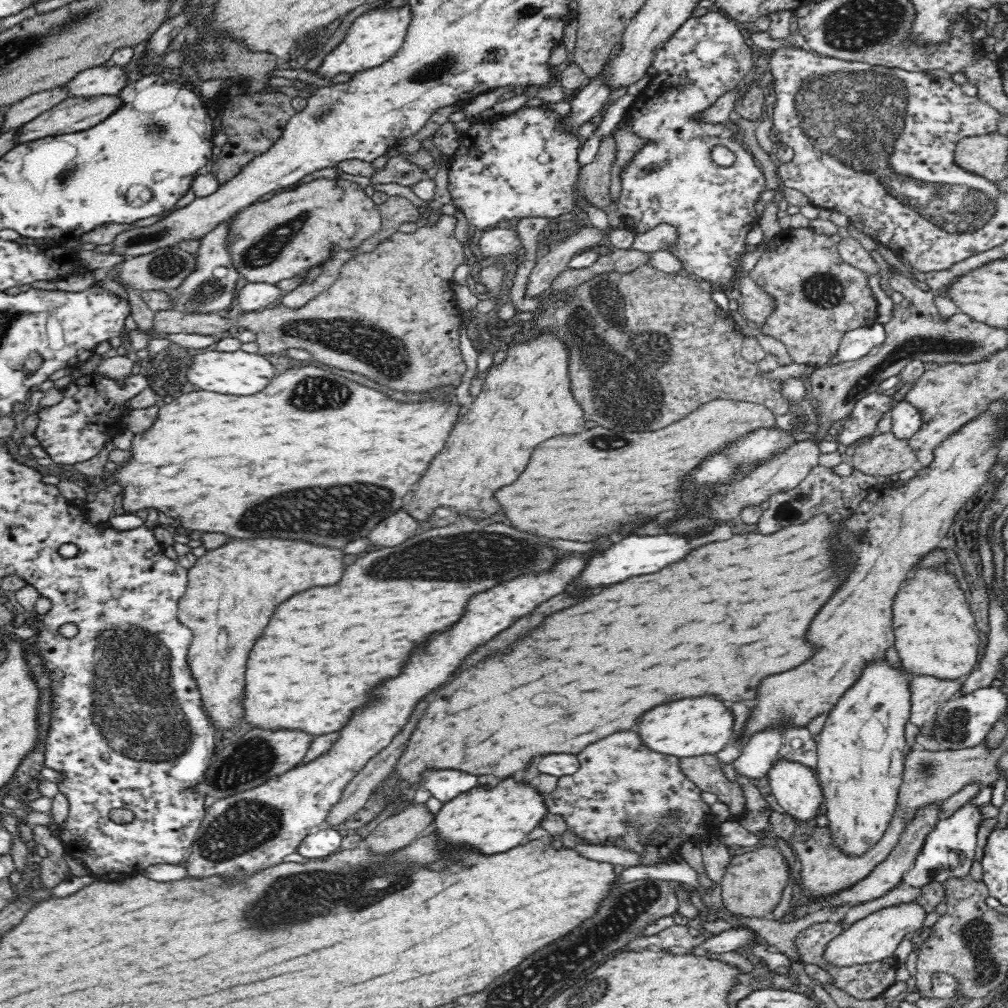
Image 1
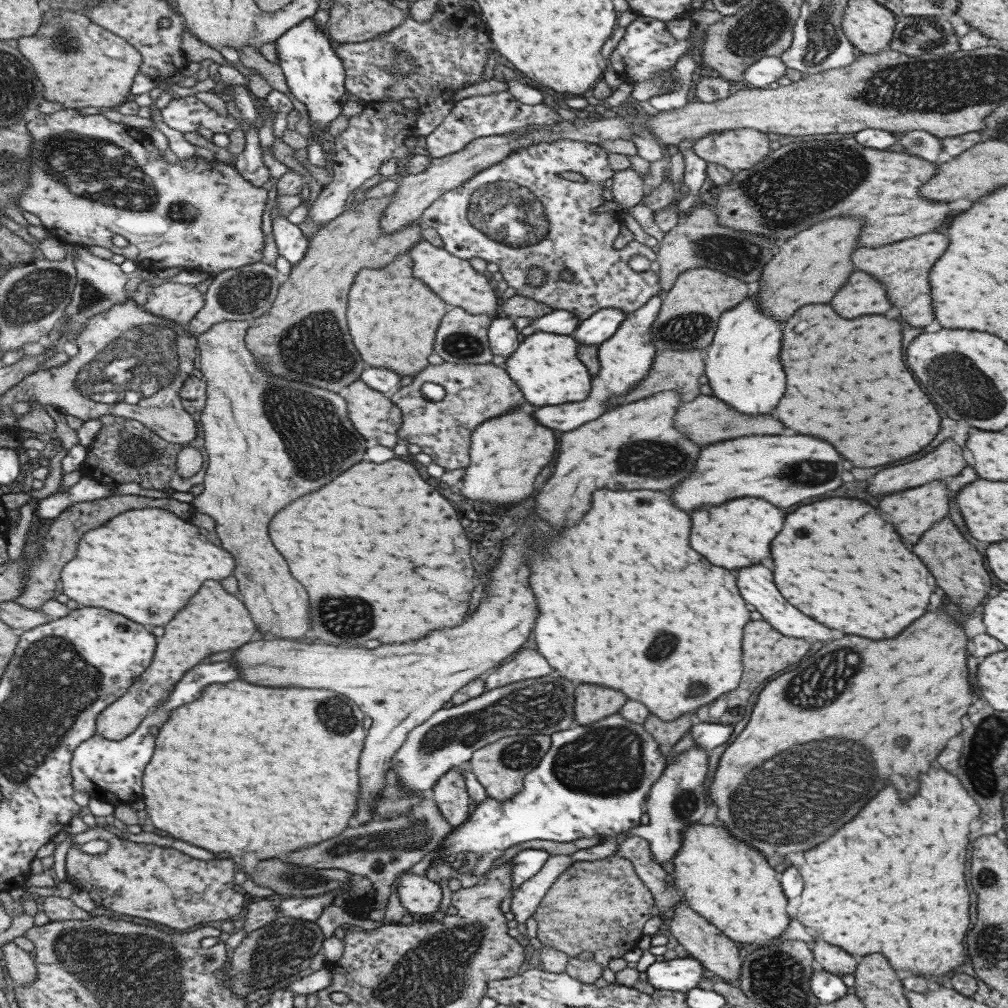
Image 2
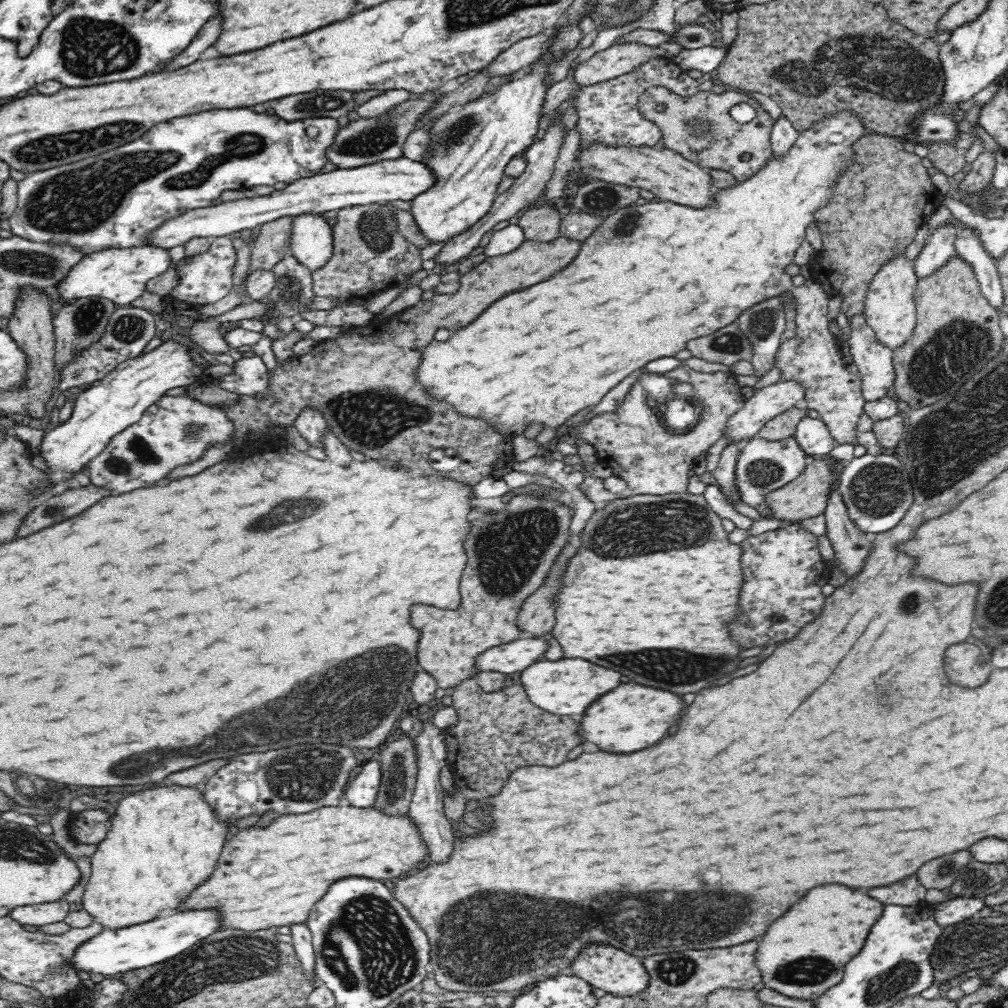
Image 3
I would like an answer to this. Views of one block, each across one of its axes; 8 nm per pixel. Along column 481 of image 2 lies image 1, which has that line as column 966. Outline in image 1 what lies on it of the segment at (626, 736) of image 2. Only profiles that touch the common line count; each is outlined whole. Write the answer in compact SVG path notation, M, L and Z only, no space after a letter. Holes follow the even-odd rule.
M980 787L978 792L971 796L956 812L937 822L932 832L928 833L913 868L905 873L904 883L914 888L922 888L932 881L944 883L948 879L962 878L962 876L968 875L974 860L976 833L984 819L982 818L982 808L991 804L992 791L993 787ZM950 852L956 852L959 856L960 863L954 868L950 866Z

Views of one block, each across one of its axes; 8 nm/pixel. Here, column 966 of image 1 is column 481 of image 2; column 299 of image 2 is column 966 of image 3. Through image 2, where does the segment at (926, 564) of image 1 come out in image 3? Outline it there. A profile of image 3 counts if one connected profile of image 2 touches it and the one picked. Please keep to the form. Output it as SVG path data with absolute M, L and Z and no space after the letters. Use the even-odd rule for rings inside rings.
M964 641L946 649L944 666L950 682L964 688L982 686L994 670L990 658L982 654L980 647Z

